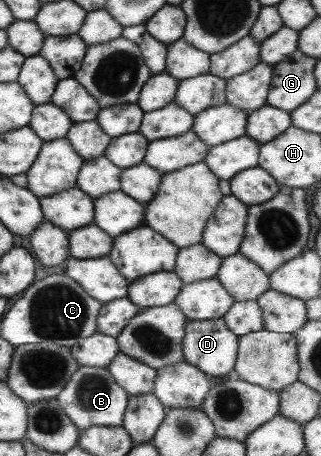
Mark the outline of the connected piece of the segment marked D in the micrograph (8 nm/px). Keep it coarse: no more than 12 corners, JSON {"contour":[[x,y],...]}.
{"contour":[[221,318],[189,320],[184,362],[208,377],[234,369],[238,335]]}

